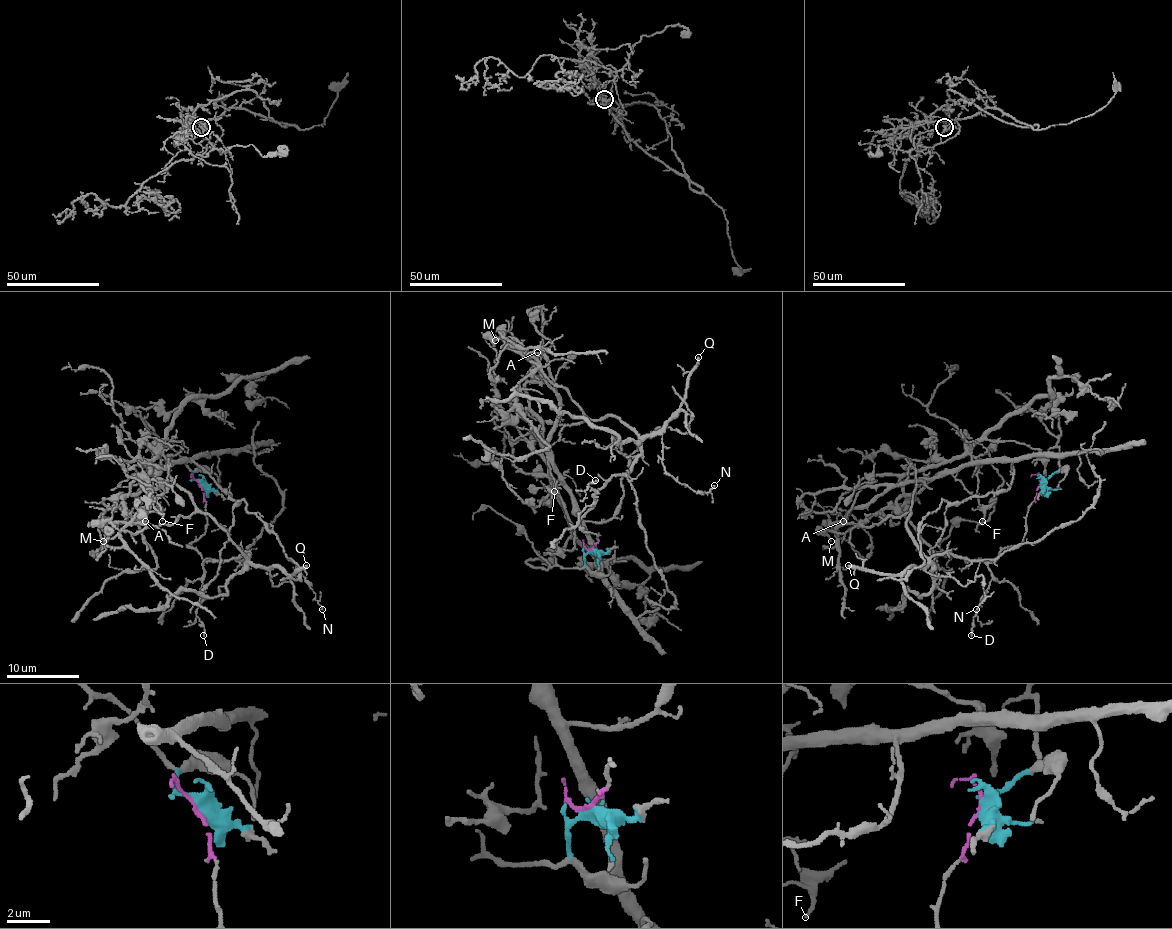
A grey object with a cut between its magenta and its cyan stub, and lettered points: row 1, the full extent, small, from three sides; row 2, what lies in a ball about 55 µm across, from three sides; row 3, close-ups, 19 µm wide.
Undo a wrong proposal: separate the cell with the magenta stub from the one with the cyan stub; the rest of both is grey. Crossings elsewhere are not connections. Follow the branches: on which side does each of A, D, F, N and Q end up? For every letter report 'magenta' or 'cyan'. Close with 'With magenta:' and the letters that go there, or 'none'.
A: cyan
D: magenta
F: cyan
N: magenta
Q: magenta
With magenta: D, N, Q

